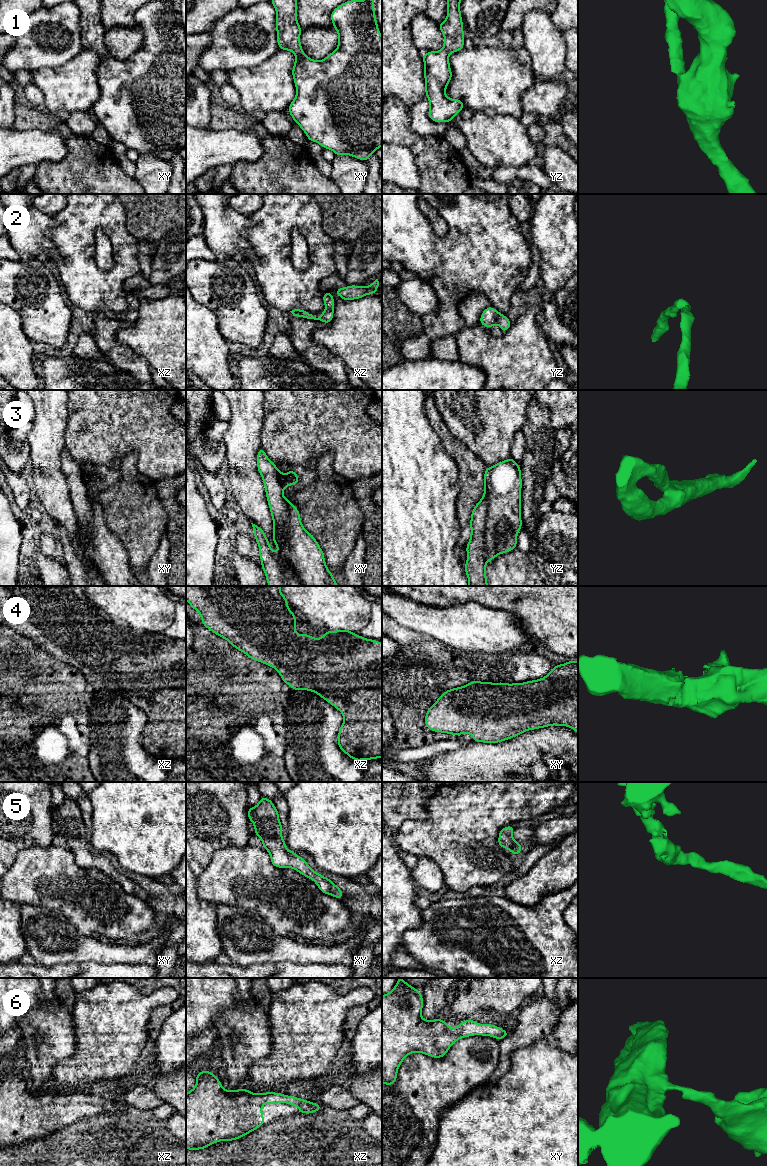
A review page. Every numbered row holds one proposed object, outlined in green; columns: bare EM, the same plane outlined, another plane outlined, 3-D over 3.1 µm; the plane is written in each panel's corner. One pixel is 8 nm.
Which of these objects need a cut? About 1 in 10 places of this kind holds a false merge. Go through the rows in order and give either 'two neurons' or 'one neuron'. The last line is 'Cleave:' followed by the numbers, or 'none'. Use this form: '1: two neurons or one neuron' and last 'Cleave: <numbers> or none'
1: one neuron
2: one neuron
3: one neuron
4: one neuron
5: one neuron
6: one neuron
Cleave: none

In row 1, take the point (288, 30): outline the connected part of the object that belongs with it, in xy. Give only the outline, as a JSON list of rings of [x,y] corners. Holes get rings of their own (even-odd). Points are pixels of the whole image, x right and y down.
[[[271,0],[276,10],[276,31],[279,49],[295,54],[292,76],[296,96],[288,111],[294,122],[305,132],[308,140],[332,150],[336,156],[350,155],[367,162],[382,146],[382,36],[374,11],[374,0],[349,0],[331,13],[331,21],[338,32],[338,47],[323,60],[309,58],[300,43],[302,28],[297,21],[297,0]]]

